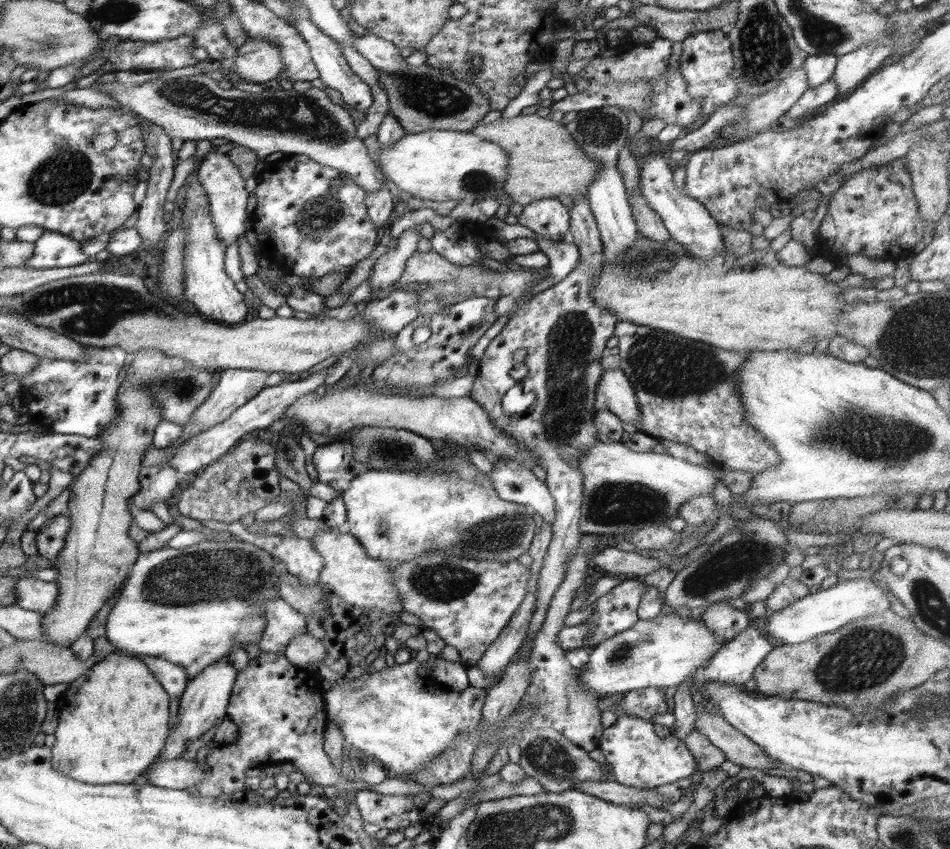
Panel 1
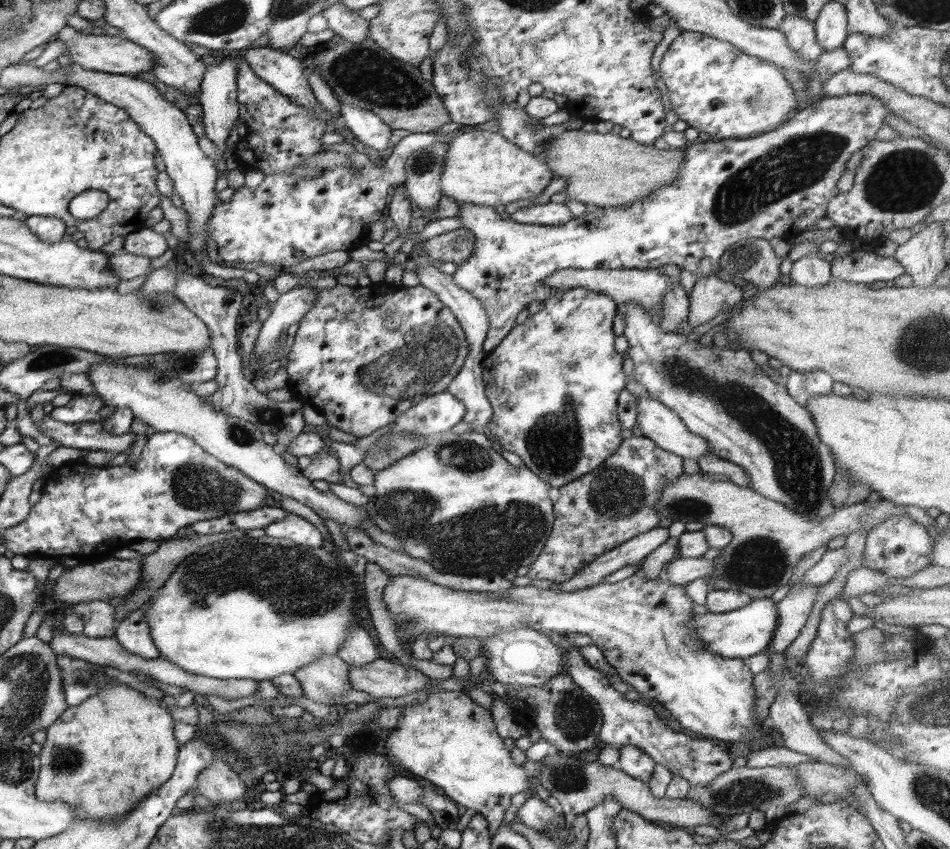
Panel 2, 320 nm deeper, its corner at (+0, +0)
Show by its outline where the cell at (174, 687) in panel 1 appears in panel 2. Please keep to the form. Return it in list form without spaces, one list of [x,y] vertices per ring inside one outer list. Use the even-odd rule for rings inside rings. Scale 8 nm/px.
[[[142,609],[129,612],[116,627],[115,639],[132,655],[140,655],[148,660],[156,660],[161,655],[152,638],[145,612]]]

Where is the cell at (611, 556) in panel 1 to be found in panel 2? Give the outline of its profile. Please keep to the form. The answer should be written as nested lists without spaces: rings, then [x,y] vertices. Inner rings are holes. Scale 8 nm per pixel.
[[[678,556],[666,565],[666,578],[677,585],[688,585],[696,578],[707,578],[714,572],[715,564],[704,557],[684,558]]]

